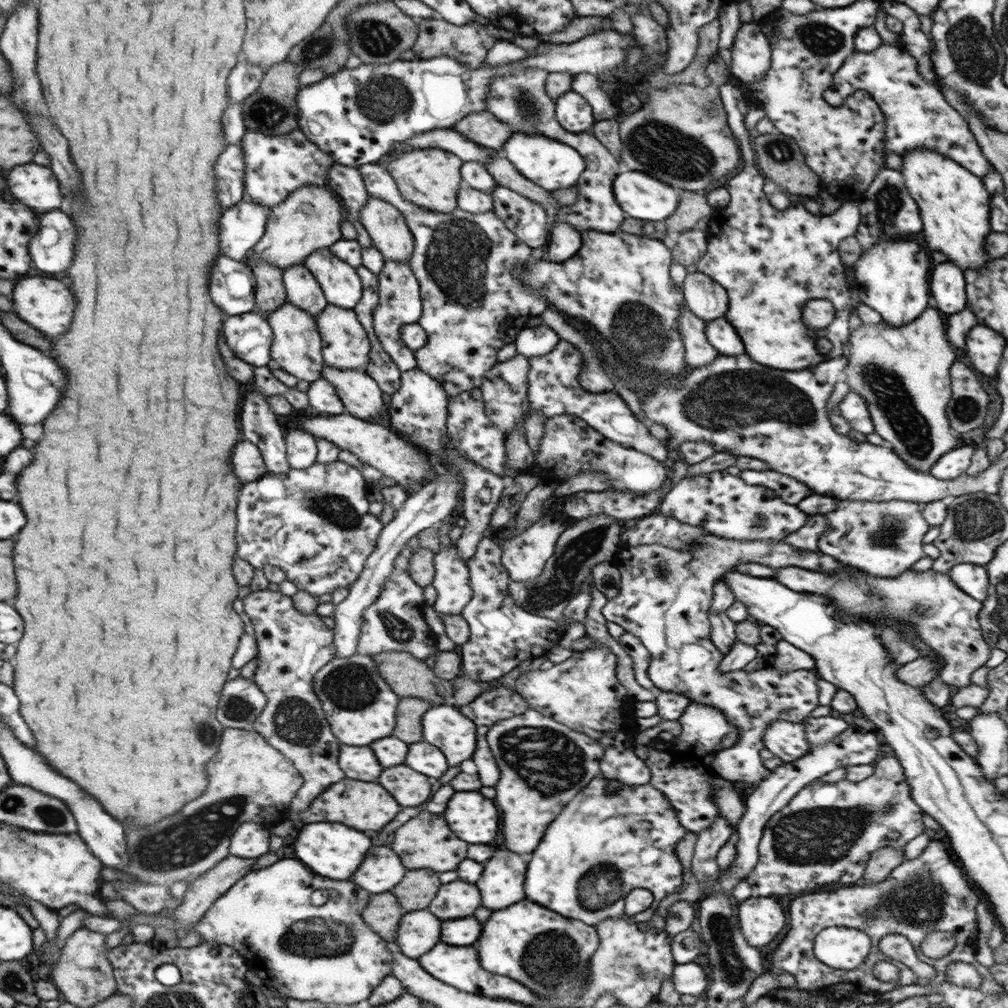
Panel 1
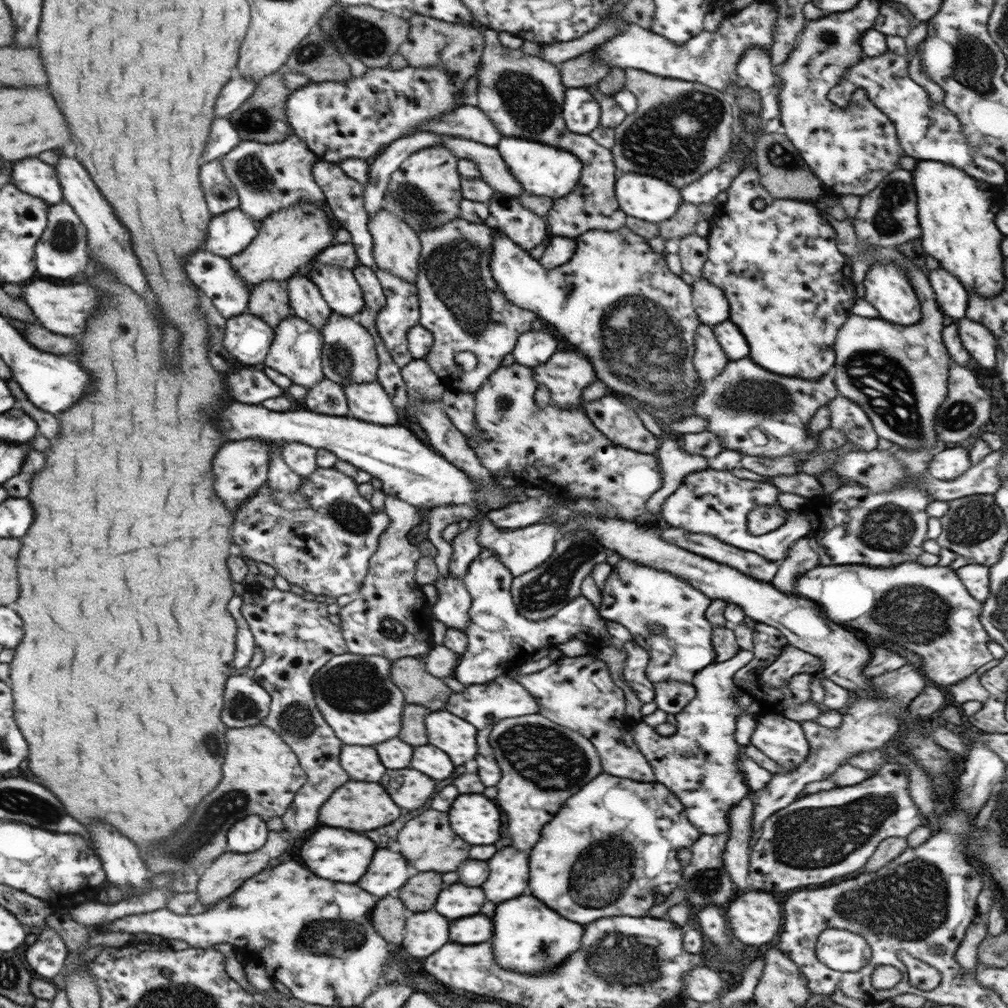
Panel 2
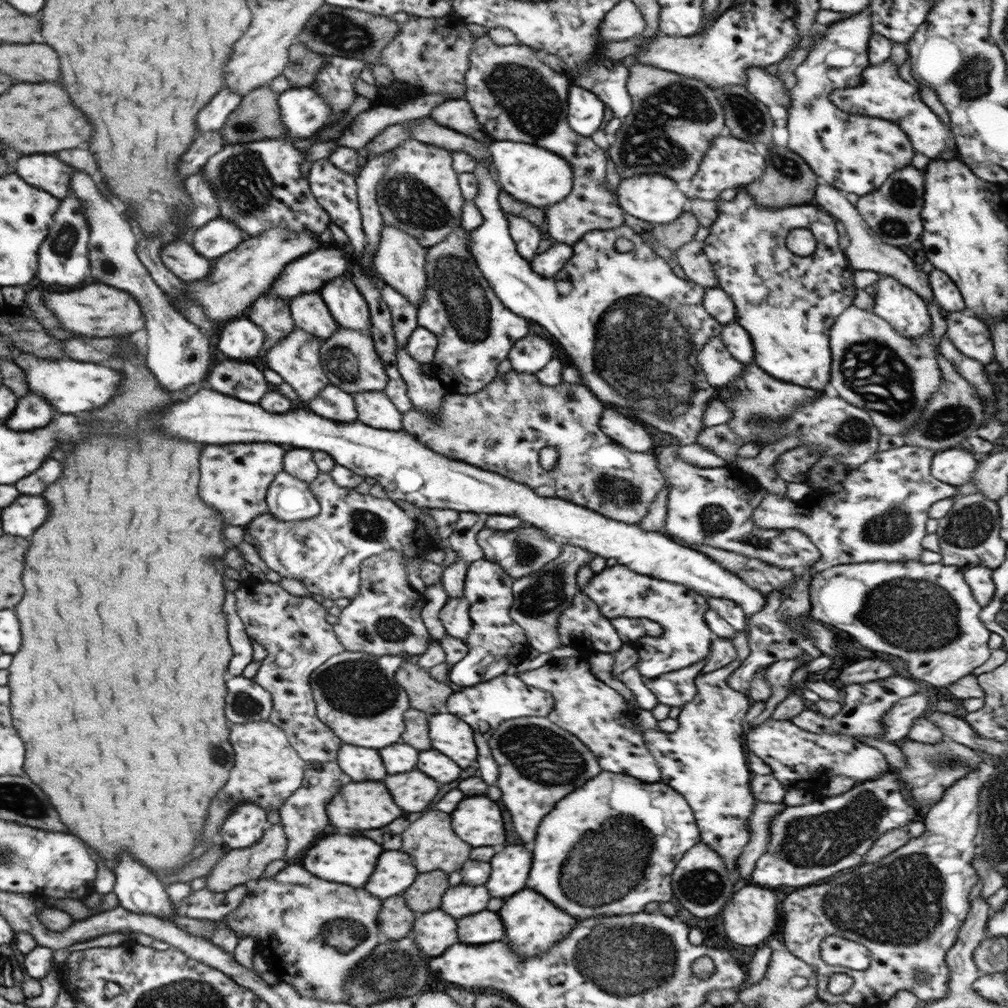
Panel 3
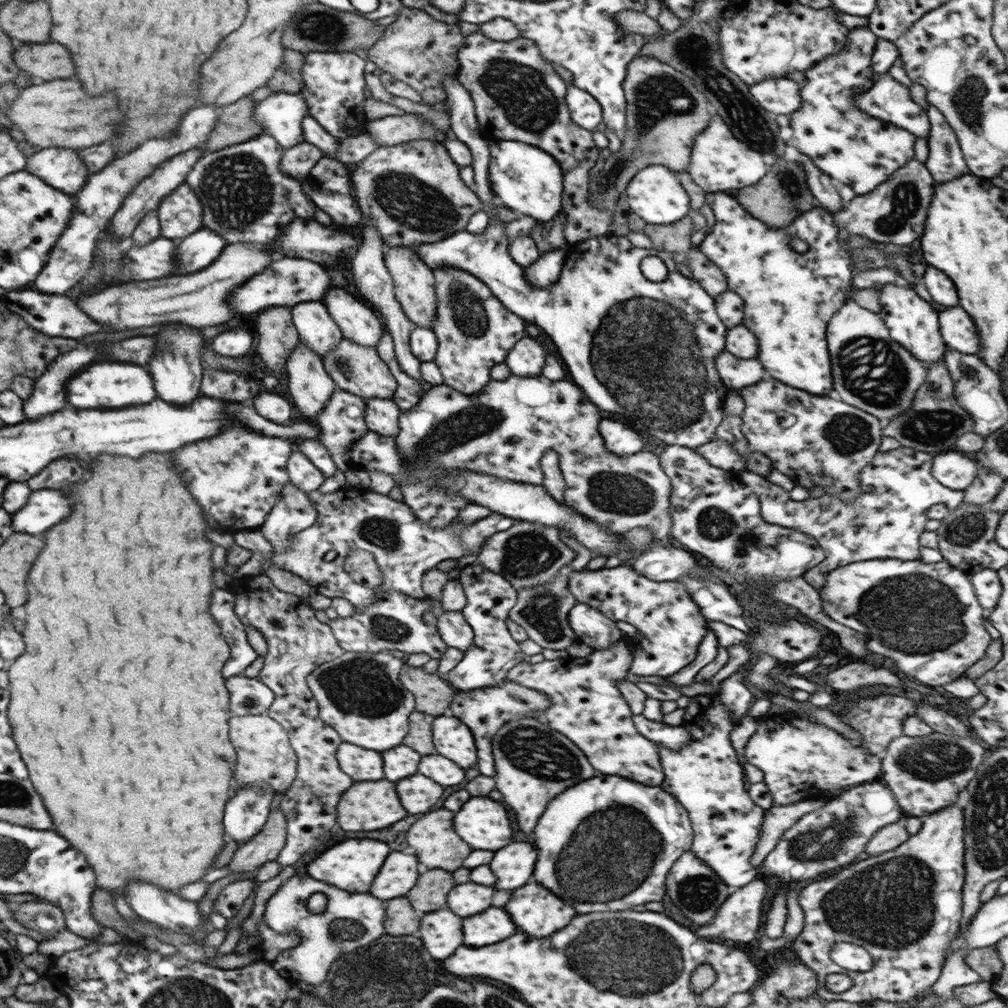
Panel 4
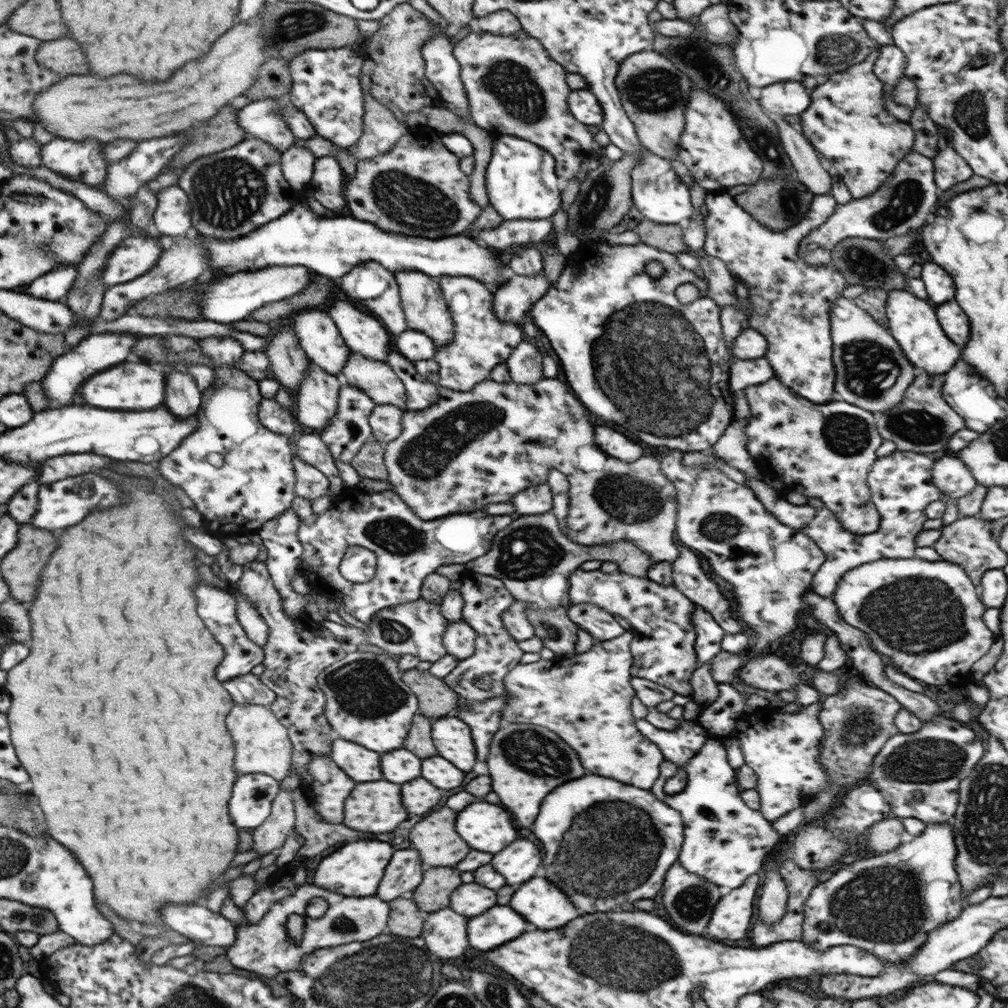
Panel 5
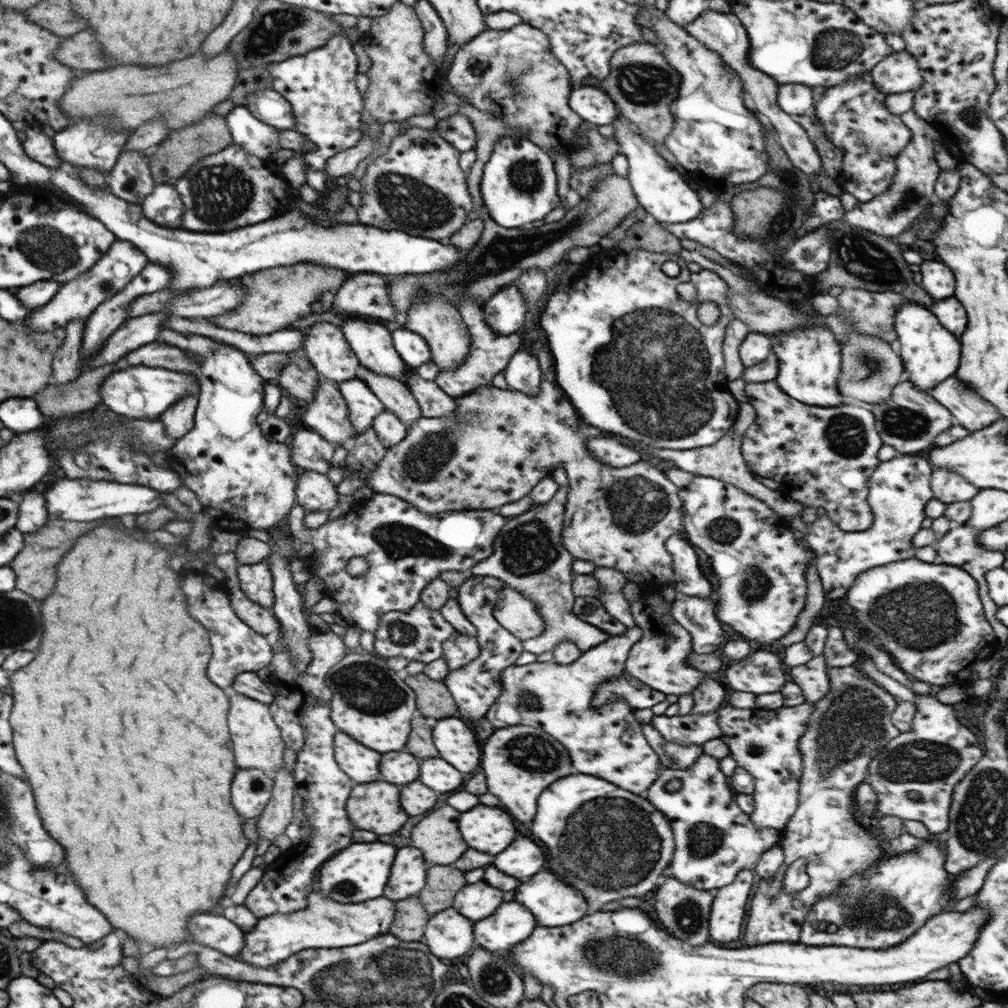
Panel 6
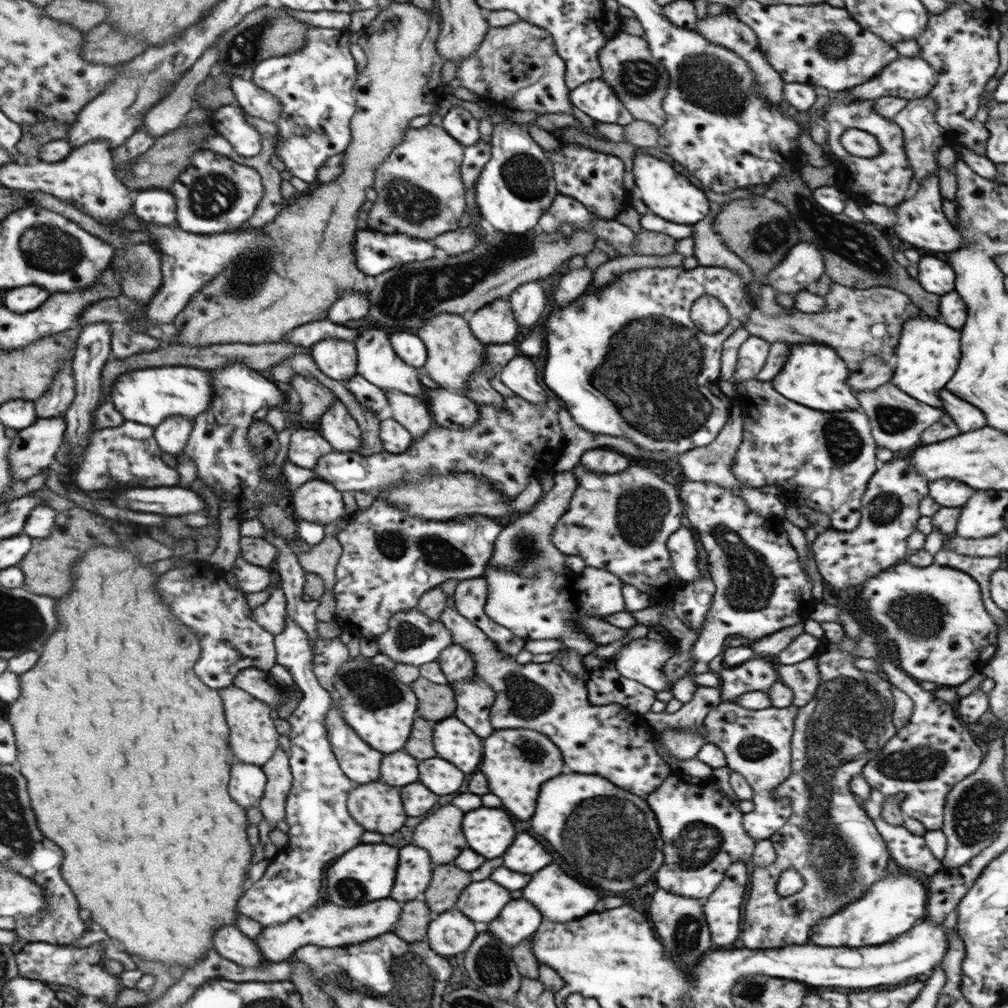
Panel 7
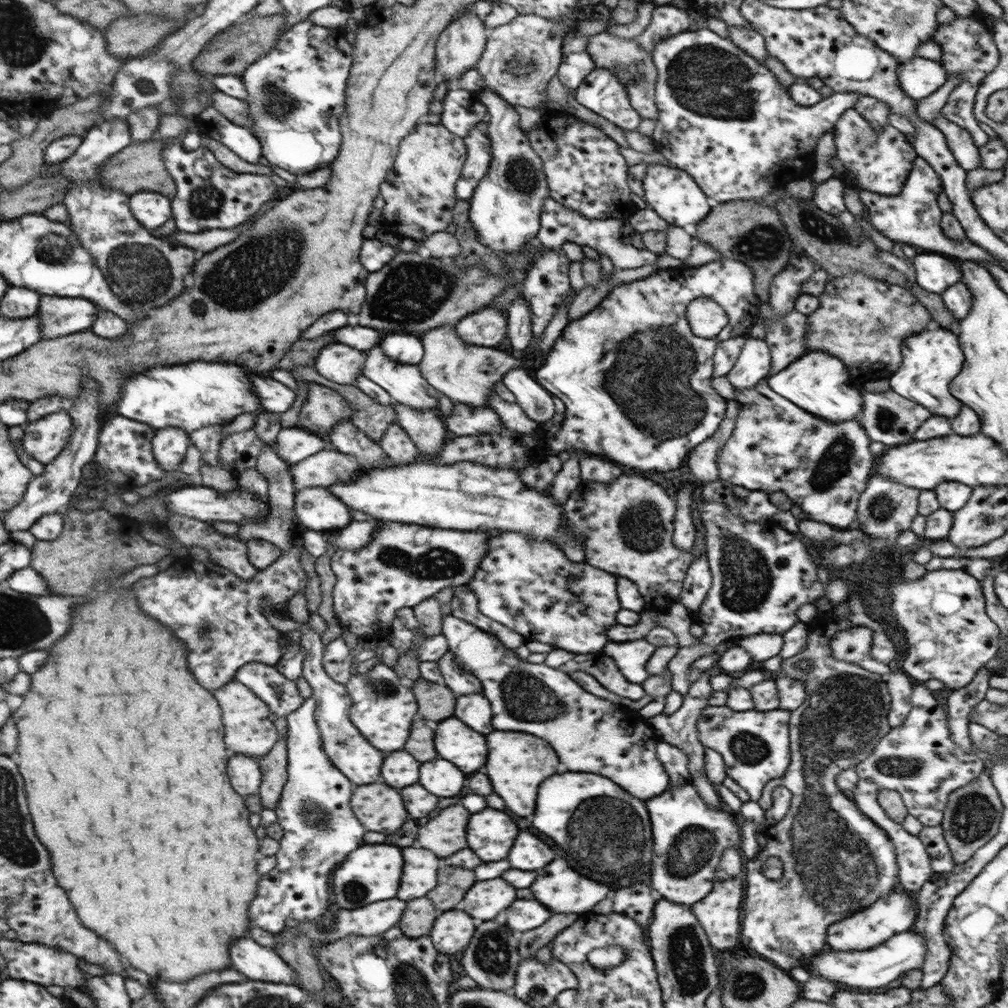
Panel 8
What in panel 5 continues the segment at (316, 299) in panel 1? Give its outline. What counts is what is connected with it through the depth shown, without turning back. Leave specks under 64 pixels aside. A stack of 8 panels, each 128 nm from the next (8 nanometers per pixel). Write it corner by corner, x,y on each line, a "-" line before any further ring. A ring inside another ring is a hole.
313,307
303,309
289,319
309,362
328,374
339,376
350,351
331,317

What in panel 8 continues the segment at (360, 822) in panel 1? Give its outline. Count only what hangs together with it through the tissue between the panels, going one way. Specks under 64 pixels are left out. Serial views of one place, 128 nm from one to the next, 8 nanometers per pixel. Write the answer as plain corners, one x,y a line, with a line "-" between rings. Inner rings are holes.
385,784
357,786
351,793
349,808
371,832
391,834
407,820
401,796

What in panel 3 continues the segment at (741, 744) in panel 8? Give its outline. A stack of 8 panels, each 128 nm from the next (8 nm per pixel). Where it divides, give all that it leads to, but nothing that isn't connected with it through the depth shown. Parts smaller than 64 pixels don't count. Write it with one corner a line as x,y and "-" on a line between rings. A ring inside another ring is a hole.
767,717
755,727
746,729
743,746
771,767
771,775
785,791
798,788
811,791
837,775
851,777
856,782
871,780
890,770
879,750
849,736
801,730
790,720

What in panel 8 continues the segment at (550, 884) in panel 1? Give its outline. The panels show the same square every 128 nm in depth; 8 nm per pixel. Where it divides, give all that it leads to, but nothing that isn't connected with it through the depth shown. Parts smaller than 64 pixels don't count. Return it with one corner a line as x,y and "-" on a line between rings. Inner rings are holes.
563,772
545,778
537,788
531,826
551,838
569,858
591,872
595,866
597,870
603,866
613,870
635,862
649,864
653,856
652,830
643,802
617,788
612,780
587,772

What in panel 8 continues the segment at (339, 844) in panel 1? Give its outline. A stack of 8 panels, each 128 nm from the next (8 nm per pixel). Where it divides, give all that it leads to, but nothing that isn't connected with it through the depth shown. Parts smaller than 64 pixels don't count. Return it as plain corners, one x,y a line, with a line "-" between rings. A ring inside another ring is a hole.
363,844
349,852
345,860
334,870
331,876
331,892
339,909
353,910
369,902
393,898
397,892
401,874
401,850
387,844

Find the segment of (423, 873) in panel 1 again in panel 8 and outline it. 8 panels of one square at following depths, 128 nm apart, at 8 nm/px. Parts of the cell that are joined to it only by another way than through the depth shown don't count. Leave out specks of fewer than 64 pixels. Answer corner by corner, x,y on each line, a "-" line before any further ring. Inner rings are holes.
443,866
437,870
437,886
427,892
427,898
437,910
451,910
473,882
471,870

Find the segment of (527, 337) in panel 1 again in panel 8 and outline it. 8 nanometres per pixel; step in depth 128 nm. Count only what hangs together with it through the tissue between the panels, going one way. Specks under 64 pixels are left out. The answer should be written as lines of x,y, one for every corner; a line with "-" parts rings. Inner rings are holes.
524,363
522,367
505,372
500,382
513,394
515,403
527,418
541,425
555,414
553,397
527,374
525,367

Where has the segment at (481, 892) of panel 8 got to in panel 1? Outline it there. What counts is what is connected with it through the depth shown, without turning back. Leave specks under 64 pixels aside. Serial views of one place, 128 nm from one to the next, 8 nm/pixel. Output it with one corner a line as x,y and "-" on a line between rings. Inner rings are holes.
453,880
449,884
439,886
439,890
427,910
441,920
449,920
449,918
471,916
477,906
479,906
477,888
473,884

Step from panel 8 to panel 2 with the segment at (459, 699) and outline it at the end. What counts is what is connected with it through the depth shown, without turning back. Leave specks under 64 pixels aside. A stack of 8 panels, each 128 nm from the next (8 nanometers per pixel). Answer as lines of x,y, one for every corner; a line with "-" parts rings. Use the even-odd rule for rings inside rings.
487,547
481,548
462,576
463,586
470,596
470,607
467,611
469,623
463,629
465,651
458,655
457,666
452,673
459,683
464,686
484,685
515,669
522,661
533,658
534,652
555,647
569,639
579,639
592,647
611,646
613,638
607,633
605,620
581,594
547,618
531,621
521,616
511,601
512,577

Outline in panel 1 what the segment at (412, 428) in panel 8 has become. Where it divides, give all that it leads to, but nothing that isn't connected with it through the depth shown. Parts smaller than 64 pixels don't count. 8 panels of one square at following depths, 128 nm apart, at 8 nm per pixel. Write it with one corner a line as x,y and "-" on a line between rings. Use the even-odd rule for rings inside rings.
327,303
325,308
314,317
314,322
321,338
323,366
364,371
364,367
368,364
370,342
352,309
336,307

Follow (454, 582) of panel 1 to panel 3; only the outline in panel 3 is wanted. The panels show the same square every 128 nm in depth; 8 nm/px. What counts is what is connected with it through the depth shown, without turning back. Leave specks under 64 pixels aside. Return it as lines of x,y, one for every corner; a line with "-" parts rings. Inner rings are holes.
447,597
445,605
439,609
438,619
443,625
445,634
465,642
469,635
470,618
469,606
465,597

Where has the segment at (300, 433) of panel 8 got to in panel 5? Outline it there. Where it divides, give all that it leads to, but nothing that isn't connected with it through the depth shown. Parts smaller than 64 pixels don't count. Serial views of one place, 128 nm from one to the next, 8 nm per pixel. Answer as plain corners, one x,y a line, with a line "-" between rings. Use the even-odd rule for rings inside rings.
317,432
299,436
295,442
295,456
322,472
329,480
328,486
335,496
344,488
332,456

